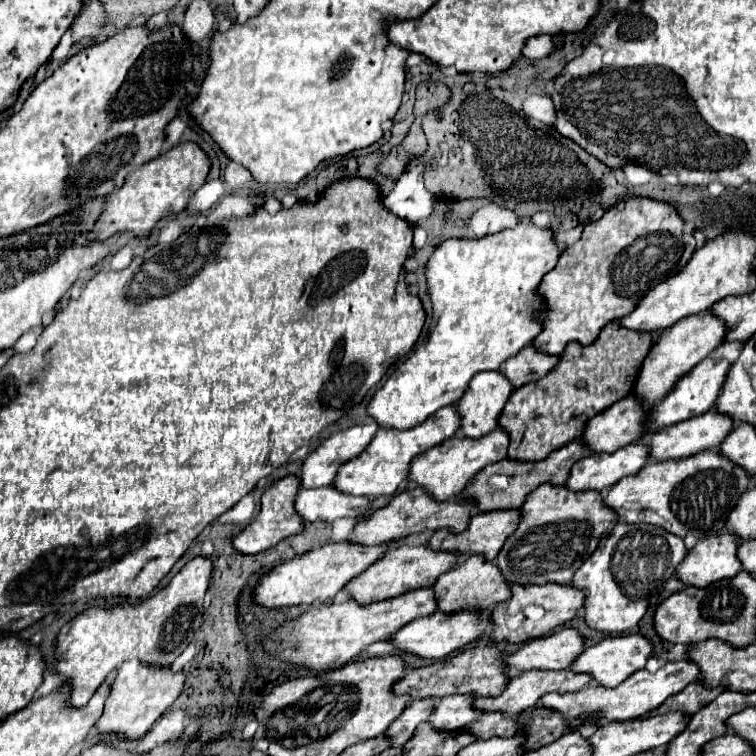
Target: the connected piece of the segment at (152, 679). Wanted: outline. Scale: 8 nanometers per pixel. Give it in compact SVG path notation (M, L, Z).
M127 660L123 666L117 670L111 694L105 702L103 716L95 724L95 728L105 734L105 732L117 732L125 734L127 738L139 738L143 736L163 714L165 710L179 698L185 686L185 672L177 670L173 672L171 666L165 668L155 668L149 664L139 664L137 660Z

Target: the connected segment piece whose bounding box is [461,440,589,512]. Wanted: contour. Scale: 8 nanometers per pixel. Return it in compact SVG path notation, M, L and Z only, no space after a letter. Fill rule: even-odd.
M575 440L575 442L569 442L567 446L551 452L545 460L537 460L537 462L521 462L521 460L511 460L511 458L499 460L495 464L489 464L487 468L483 468L483 472L479 472L471 480L467 492L463 492L461 498L473 498L473 500L477 500L477 510L479 512L489 512L489 510L497 510L497 508L521 508L523 500L537 486L541 486L545 482L551 482L551 484L563 484L563 482L567 482L567 476L571 474L571 464L575 464L577 460L581 460L587 452L589 452L587 444L583 440ZM493 474L505 474L505 476L509 476L509 486L503 488L503 490L491 488L489 478Z

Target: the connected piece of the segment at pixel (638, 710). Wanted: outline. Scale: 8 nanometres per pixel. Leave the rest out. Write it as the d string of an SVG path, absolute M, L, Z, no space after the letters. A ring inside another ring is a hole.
M681 660L681 662L665 662L657 672L649 672L649 670L639 670L633 672L623 684L615 686L615 688L599 688L599 686L587 686L579 692L569 692L569 694L547 694L541 698L541 706L559 710L563 716L567 716L569 722L579 720L579 716L583 714L599 714L601 720L631 720L637 716L645 716L651 710L655 710L657 706L661 706L667 698L679 694L687 684L695 682L701 678L701 670L699 666L695 666L695 662L689 660Z

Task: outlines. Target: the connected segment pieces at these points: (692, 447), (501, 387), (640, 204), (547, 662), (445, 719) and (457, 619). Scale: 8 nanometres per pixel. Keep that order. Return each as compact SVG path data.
M709 410L707 414L683 420L683 424L671 424L651 434L651 456L657 460L685 458L701 450L717 450L721 440L727 438L735 424L727 416Z
M499 370L475 376L459 400L463 436L481 438L495 430L495 420L499 420L499 412L503 412L503 404L513 390Z
M641 196L619 200L613 208L605 212L601 220L585 224L583 236L571 248L567 248L561 254L557 266L549 274L545 274L539 292L547 300L549 312L545 314L543 320L543 332L535 338L533 346L547 354L561 354L569 342L593 344L607 322L631 314L637 308L639 300L651 288L681 272L681 268L689 262L693 252L695 252L693 232L685 232L683 218L679 216L675 206L663 200Z
M563 628L543 638L525 642L515 654L505 658L509 672L565 670L585 648L585 636L577 628Z
M445 696L445 698L439 698L429 722L437 730L445 730L445 732L459 730L459 728L479 720L479 714L483 716L483 710L475 708L473 702L475 702L475 696Z
M437 610L435 614L409 622L395 636L391 636L391 640L395 642L397 648L401 648L405 652L411 652L411 654L417 654L417 656L429 658L429 660L443 660L451 652L475 642L489 624L491 624L489 612L457 612L455 616L445 616L443 612Z

